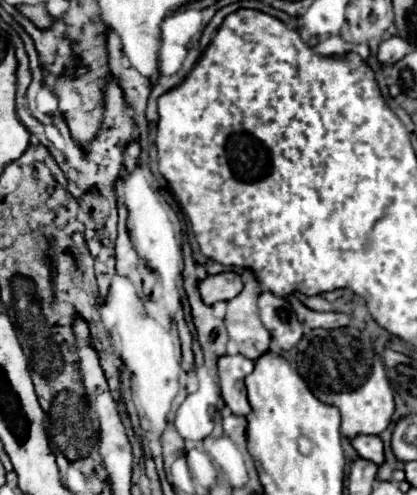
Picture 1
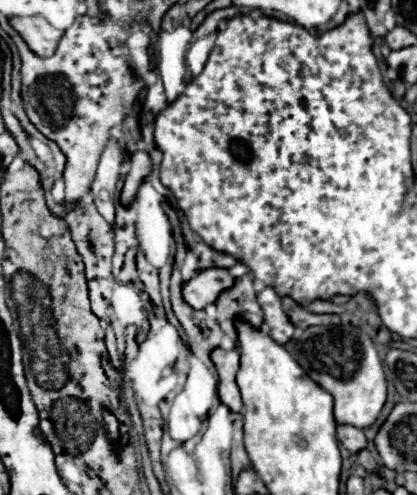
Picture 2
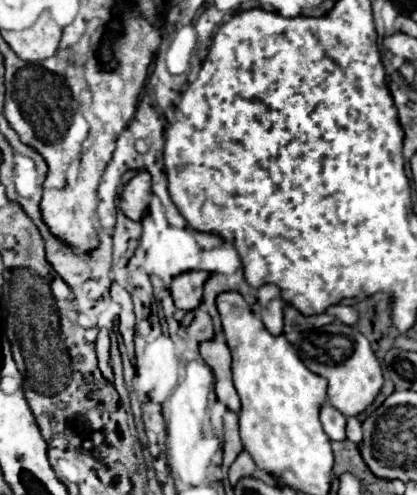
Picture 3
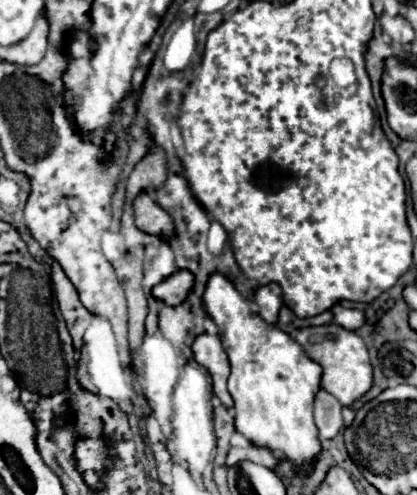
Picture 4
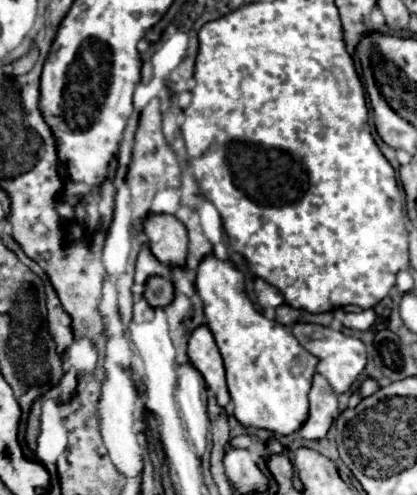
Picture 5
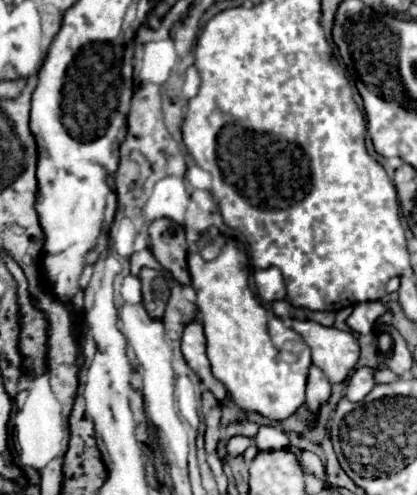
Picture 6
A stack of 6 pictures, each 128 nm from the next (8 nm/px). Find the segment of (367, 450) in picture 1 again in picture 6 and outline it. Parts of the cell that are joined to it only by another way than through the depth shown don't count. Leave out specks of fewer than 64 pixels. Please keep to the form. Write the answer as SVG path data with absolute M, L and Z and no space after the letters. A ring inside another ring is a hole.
M310 366L308 370L308 384L306 384L306 404L310 408L310 412L318 412L320 404L326 402L330 396L330 382L328 376L324 376L324 372L320 372L320 368Z

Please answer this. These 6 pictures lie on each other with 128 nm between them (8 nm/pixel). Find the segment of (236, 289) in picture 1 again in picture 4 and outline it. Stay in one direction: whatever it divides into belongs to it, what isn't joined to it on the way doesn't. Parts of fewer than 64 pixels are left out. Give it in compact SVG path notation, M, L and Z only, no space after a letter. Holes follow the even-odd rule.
M178 270L166 280L162 280L160 284L156 284L152 288L152 296L168 306L178 306L186 300L192 284L194 284L194 276L188 270Z

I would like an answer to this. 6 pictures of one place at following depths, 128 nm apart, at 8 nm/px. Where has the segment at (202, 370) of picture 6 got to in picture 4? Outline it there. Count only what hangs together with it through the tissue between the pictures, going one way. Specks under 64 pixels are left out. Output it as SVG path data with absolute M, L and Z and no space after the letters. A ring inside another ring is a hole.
M204 332L204 334L196 336L196 340L192 344L192 352L194 352L194 360L210 372L214 394L220 398L220 402L226 408L232 408L234 402L232 402L230 392L226 390L230 364L228 364L228 356L224 352L224 346L220 344L220 338Z

